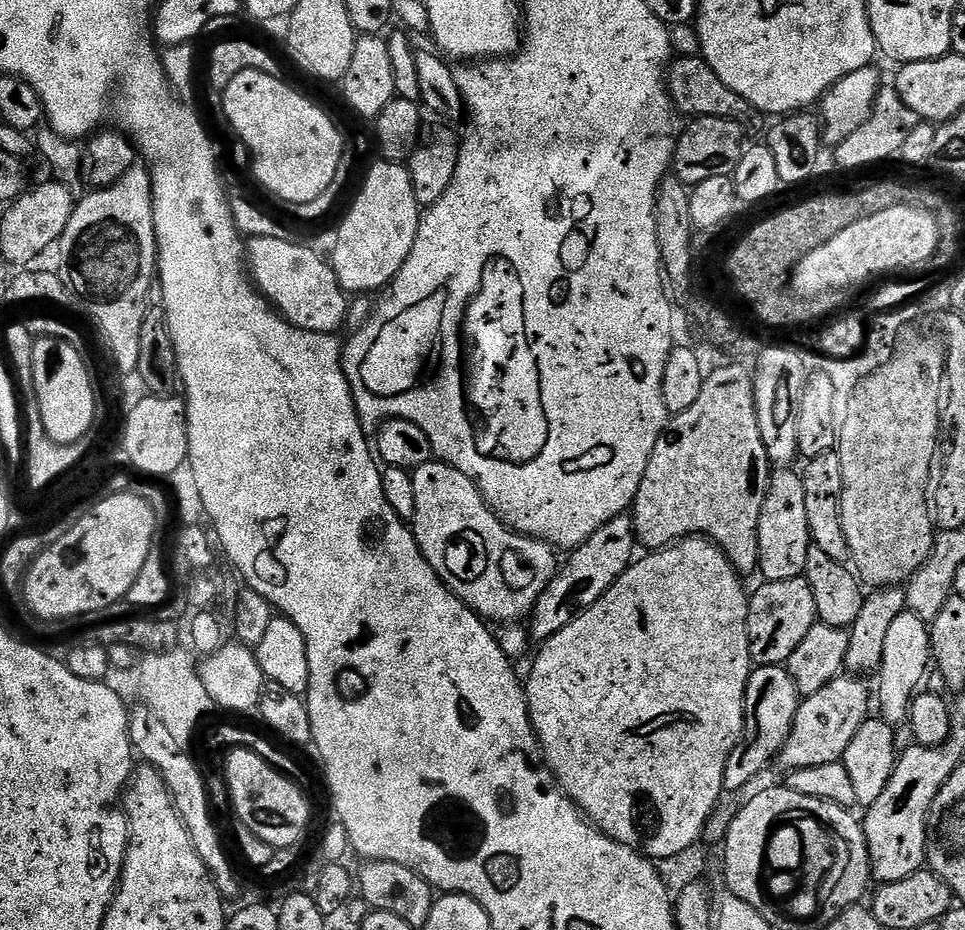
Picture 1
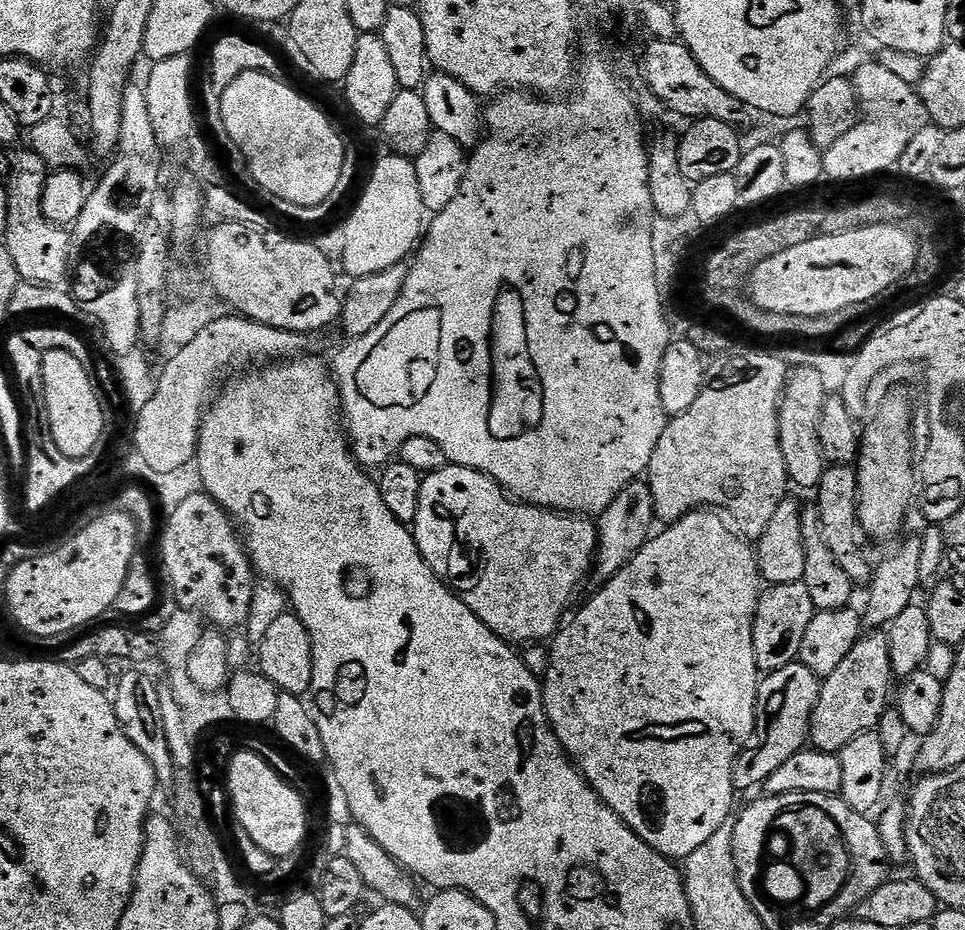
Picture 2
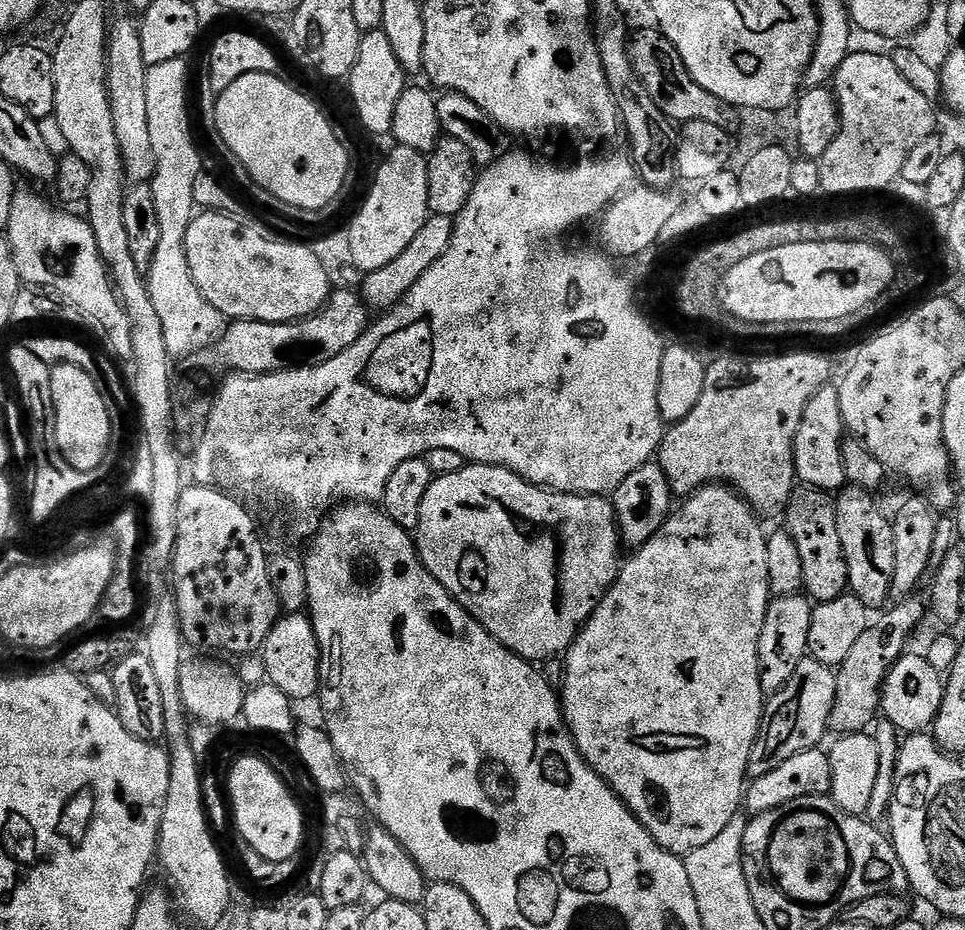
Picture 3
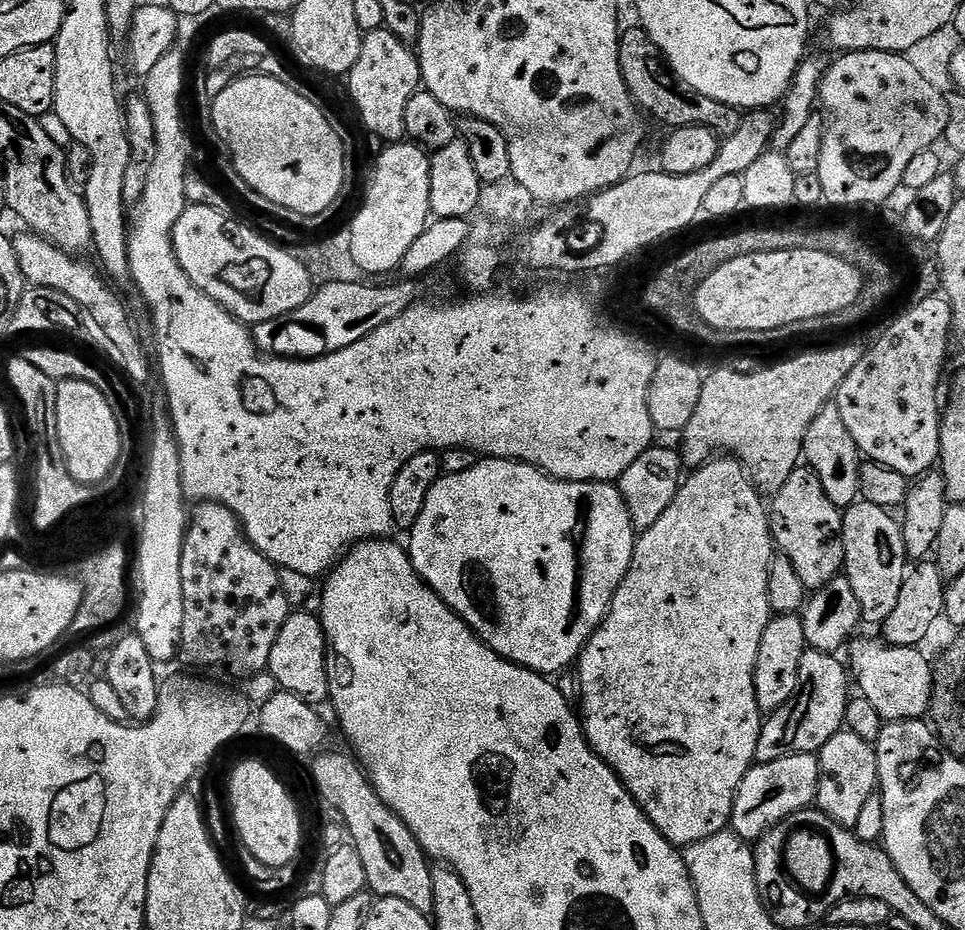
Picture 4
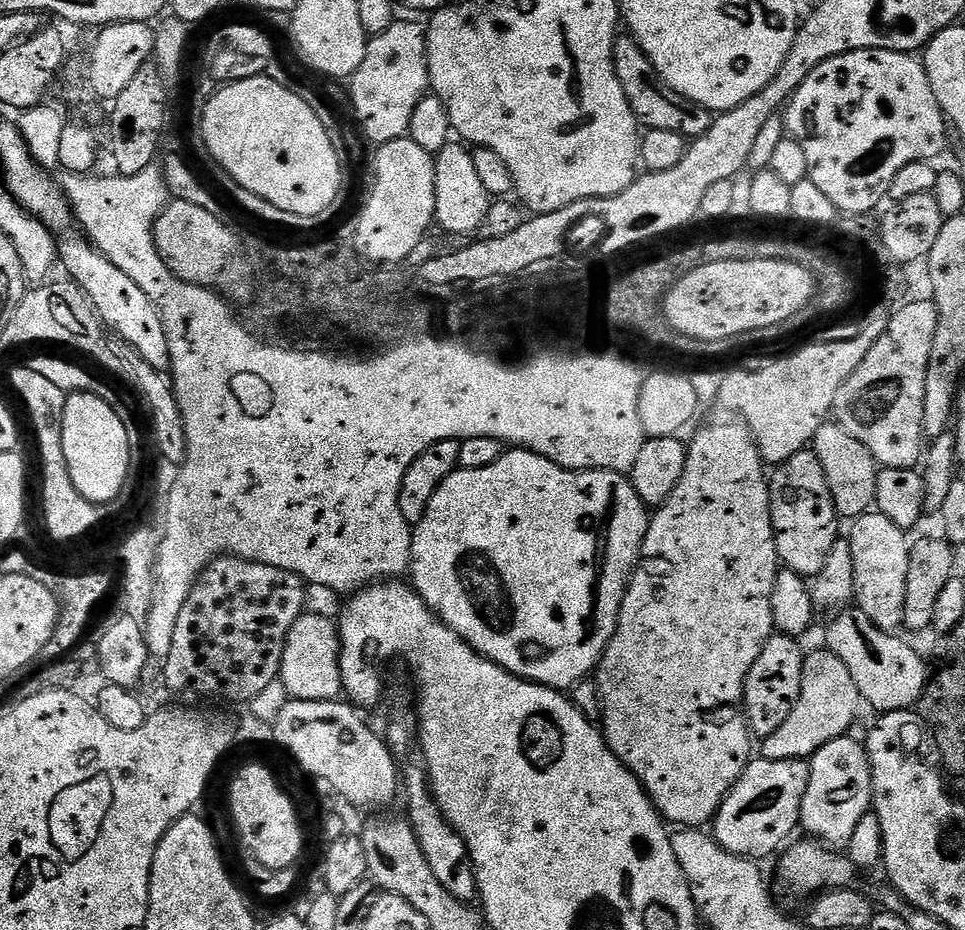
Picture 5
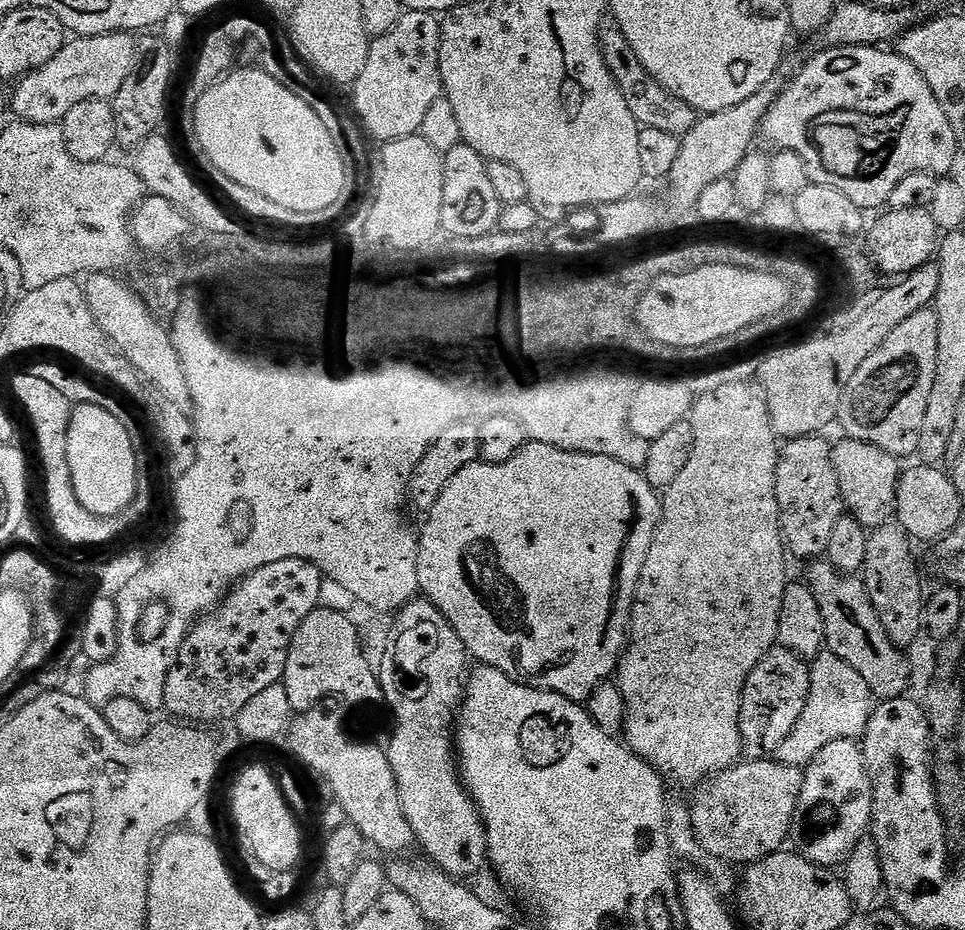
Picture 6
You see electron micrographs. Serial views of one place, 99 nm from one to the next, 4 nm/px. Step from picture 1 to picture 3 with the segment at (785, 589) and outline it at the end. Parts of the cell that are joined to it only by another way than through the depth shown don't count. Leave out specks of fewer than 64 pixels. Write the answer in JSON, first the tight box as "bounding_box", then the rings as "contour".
{"bounding_box":[758,594,813,694],"contour":[[[804,594],[778,596],[769,600],[766,622],[762,622],[762,634],[758,638],[760,681],[765,694],[782,690],[782,686],[786,686],[790,678],[794,678],[794,670],[798,670],[798,662],[802,662],[808,655],[813,607],[813,601]]]}

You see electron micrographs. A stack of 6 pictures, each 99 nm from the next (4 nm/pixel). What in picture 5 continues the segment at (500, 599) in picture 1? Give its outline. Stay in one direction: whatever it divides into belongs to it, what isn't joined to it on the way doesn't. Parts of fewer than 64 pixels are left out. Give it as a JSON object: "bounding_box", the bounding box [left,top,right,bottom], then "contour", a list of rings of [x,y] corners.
{"bounding_box":[410,447,649,690],"contour":[[[513,447],[490,462],[490,466],[482,466],[482,470],[457,468],[450,478],[446,478],[446,482],[442,482],[442,486],[438,486],[438,490],[434,490],[434,498],[430,498],[430,506],[426,506],[422,522],[415,524],[412,529],[410,583],[426,602],[428,609],[436,613],[443,624],[455,630],[479,656],[485,656],[510,674],[530,680],[533,684],[571,690],[595,673],[610,638],[614,638],[628,584],[640,562],[649,519],[649,505],[638,498],[638,490],[634,490],[631,479],[625,473],[606,470],[575,472],[550,462],[550,458],[542,458],[542,454]]]}

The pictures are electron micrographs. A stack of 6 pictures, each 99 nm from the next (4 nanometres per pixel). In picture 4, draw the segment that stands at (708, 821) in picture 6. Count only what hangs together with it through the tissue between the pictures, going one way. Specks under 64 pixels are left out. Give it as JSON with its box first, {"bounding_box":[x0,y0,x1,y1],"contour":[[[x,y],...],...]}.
{"bounding_box":[730,752,820,840],"contour":[[[803,752],[786,758],[778,758],[765,764],[753,763],[751,770],[742,778],[734,798],[734,810],[730,821],[731,831],[737,832],[743,840],[761,840],[776,824],[781,824],[803,808],[811,808],[816,803],[820,785],[819,755]]]}

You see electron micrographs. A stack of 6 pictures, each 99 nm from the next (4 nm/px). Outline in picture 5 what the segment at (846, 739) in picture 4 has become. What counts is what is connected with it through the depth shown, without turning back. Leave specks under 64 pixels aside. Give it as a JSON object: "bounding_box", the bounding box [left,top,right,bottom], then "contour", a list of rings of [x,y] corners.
{"bounding_box":[799,734,873,846],"contour":[[[845,734],[834,742],[826,742],[822,750],[810,757],[808,765],[810,782],[806,786],[806,798],[802,798],[799,827],[805,828],[809,837],[828,846],[848,845],[858,822],[873,807],[868,749],[850,737]]]}

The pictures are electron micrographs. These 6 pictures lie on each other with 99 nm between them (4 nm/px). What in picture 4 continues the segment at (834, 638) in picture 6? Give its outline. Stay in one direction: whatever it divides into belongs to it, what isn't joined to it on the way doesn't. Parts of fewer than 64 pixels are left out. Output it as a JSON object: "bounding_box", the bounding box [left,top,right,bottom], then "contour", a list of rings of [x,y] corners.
{"bounding_box":[850,640,933,721],"contour":[[[872,640],[851,641],[850,672],[868,704],[881,716],[881,721],[918,720],[929,715],[933,686],[933,665],[916,646],[903,648]]]}

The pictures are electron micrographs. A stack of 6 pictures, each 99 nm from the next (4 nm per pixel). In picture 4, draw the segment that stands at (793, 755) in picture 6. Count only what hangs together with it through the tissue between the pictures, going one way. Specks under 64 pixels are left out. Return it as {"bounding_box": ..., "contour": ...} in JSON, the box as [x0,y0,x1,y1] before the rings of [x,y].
{"bounding_box":[756,650,850,764],"contour":[[[806,650],[802,654],[802,666],[798,666],[798,686],[796,687],[796,693],[790,698],[790,702],[786,702],[777,712],[771,713],[761,723],[760,726],[760,737],[758,738],[758,750],[756,751],[756,760],[759,763],[765,764],[766,762],[774,762],[778,758],[786,758],[787,756],[793,756],[794,754],[802,754],[803,752],[810,752],[813,754],[819,753],[822,746],[826,746],[826,742],[830,742],[830,738],[834,738],[834,734],[838,734],[845,727],[844,715],[848,712],[848,684],[850,688],[850,672],[844,664],[840,661],[841,657],[839,655],[830,652],[813,652],[811,650]]]}

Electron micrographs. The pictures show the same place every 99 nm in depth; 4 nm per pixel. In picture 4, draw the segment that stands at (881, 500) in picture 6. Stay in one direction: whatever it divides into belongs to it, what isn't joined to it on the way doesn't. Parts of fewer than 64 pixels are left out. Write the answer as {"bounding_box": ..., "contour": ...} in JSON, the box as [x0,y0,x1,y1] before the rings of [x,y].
{"bounding_box":[803,402,862,510],"contour":[[[834,402],[828,403],[810,422],[810,430],[806,430],[804,439],[803,463],[818,474],[818,482],[822,482],[822,490],[830,494],[830,502],[841,510],[850,507],[860,499],[860,465],[862,457],[854,438],[850,438],[850,430],[846,430],[846,422],[842,422],[842,414]]]}

